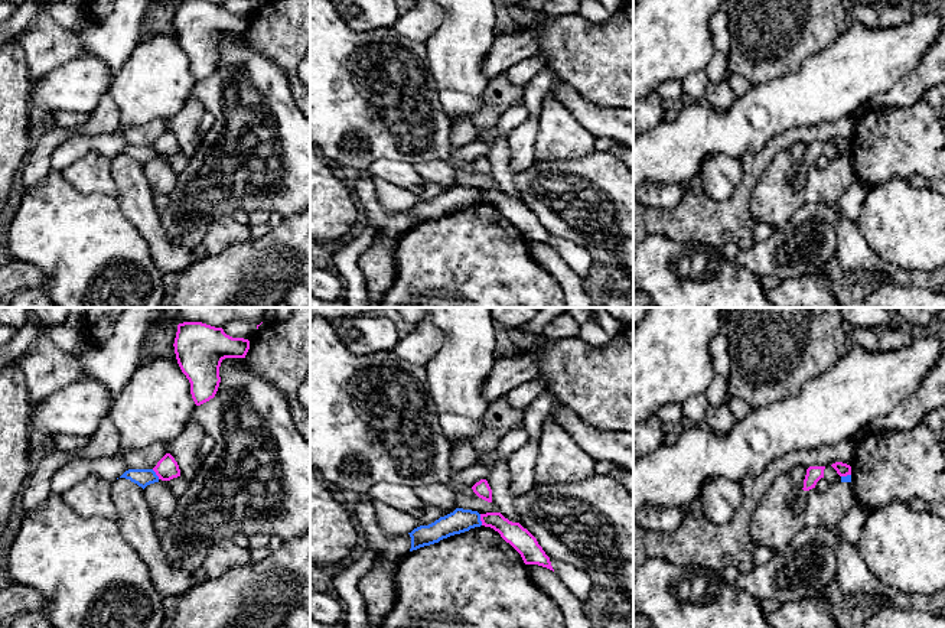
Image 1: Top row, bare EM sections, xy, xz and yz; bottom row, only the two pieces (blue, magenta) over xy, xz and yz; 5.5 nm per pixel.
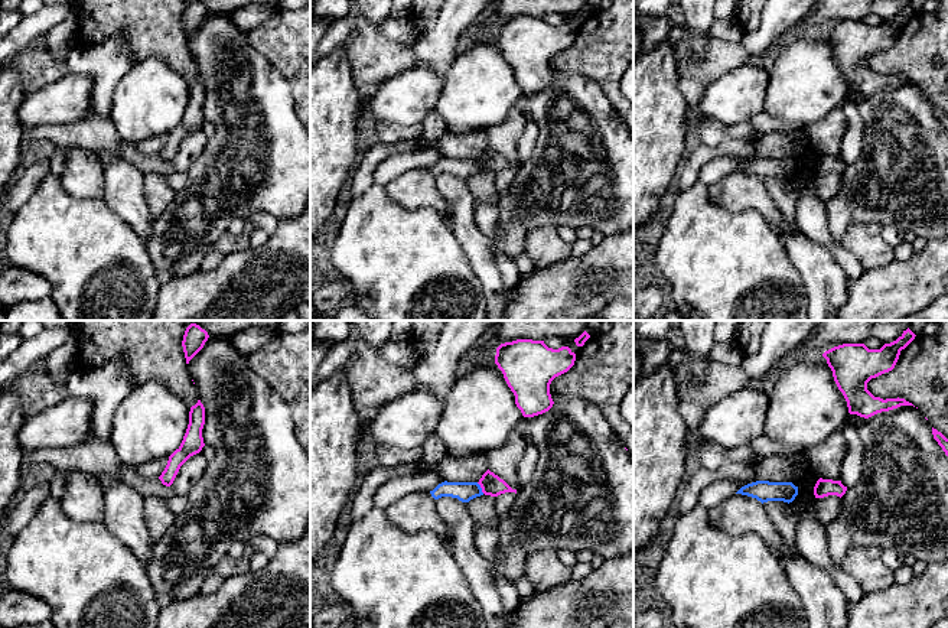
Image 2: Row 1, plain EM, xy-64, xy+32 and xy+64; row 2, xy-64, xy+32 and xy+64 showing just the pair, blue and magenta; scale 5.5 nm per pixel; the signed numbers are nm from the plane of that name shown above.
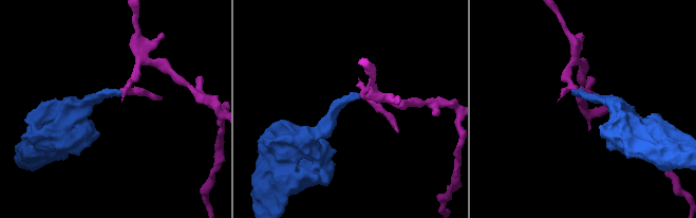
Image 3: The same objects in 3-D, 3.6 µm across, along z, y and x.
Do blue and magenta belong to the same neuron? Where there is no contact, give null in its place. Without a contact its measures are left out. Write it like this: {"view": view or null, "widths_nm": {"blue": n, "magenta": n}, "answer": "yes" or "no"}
{"view": "xz", "widths_nm": {"blue": 130, "magenta": 120}, "answer": "no"}

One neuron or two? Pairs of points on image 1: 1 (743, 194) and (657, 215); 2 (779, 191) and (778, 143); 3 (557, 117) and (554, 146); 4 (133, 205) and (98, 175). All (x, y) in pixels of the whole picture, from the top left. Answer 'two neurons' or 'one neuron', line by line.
1: one neuron
2: two neurons
3: one neuron
4: two neurons

